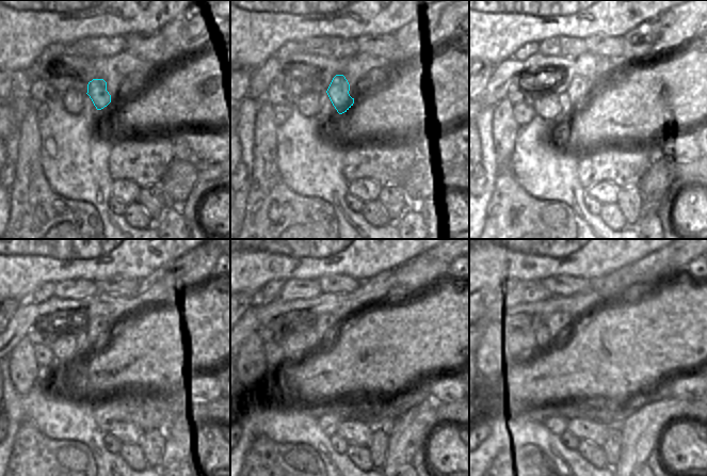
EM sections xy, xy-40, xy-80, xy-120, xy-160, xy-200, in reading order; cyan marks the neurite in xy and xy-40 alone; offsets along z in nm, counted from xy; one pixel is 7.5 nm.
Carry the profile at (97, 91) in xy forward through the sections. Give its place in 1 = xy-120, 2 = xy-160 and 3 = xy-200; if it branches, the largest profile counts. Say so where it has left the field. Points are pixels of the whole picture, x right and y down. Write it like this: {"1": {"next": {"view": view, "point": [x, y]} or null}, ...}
{"1": {"next": {"view": "xy-120", "point": [99, 329]}}, "2": {"next": {"view": "xy-160", "point": [333, 327]}}, "3": {"next": {"view": "xy-200", "point": [560, 323]}}}

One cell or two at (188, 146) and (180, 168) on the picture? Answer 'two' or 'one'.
two

